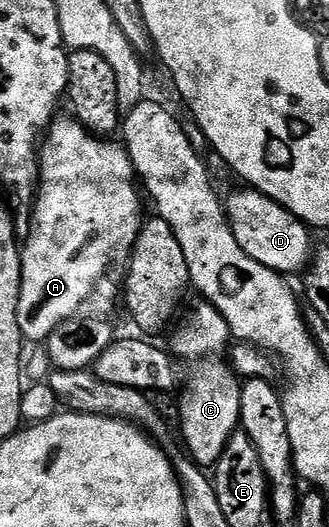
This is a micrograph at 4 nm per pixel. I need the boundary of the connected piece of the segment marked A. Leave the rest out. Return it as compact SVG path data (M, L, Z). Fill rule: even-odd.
M53 118L52 126L43 136L42 146L38 151L40 196L36 199L36 209L32 213L32 232L29 233L28 240L23 240L20 252L22 285L18 325L28 341L48 340L60 325L81 314L80 306L95 293L108 266L119 255L127 256L132 251L146 220L144 207L140 204L138 176L132 158L128 156L127 147L92 134L75 118L60 118Z

